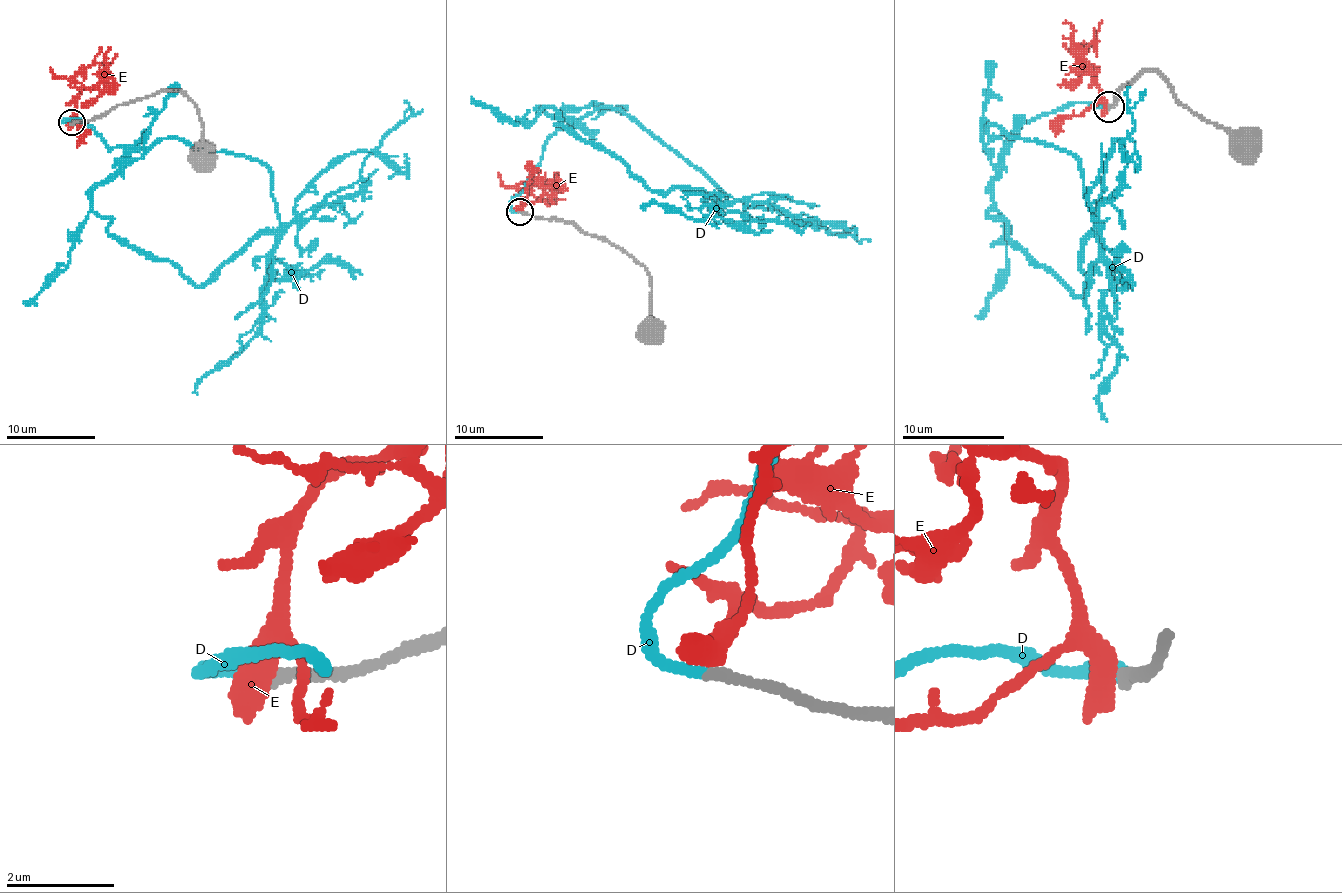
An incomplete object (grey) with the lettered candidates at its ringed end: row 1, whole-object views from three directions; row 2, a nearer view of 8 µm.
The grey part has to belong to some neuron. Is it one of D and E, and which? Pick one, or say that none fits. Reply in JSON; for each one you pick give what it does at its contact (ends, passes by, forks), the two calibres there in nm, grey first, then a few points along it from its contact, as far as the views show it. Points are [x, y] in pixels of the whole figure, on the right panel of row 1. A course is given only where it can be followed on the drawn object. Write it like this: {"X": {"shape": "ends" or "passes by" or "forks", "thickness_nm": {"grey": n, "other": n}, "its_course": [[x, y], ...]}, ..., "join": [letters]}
{"D": {"shape": "ends", "thickness_nm": {"grey": 220, "other": 220}, "its_course": [[1109, 107], [1070, 102], [988, 133], [1078, 161], [1111, 272], [1106, 421]]}, "join": ["D"]}

